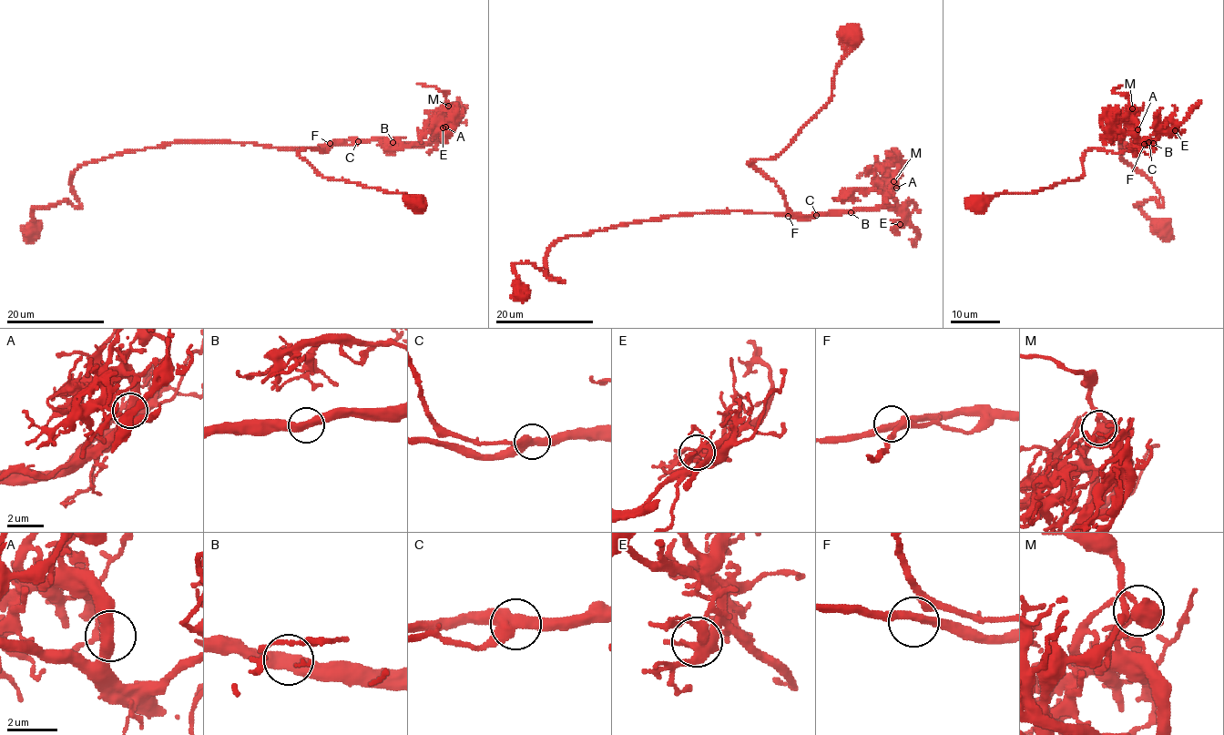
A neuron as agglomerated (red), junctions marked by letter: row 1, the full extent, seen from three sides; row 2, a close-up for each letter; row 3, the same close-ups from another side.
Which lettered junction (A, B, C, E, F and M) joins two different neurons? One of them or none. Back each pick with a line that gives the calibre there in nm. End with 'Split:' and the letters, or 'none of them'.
M: Thickness 440 nm
Split: M

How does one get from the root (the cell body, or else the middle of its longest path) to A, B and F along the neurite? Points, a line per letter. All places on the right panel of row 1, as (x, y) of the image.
A: (977, 201), (1078, 179), (1091, 148), (1118, 154), (1148, 142), (1155, 146), (1146, 145), (1137, 129)
B: (977, 201), (1078, 179), (1083, 173), (1082, 158), (1091, 148), (1118, 154), (1153, 143)
F: (977, 201), (1078, 179), (1083, 173), (1082, 158), (1091, 148), (1118, 154), (1144, 144)

